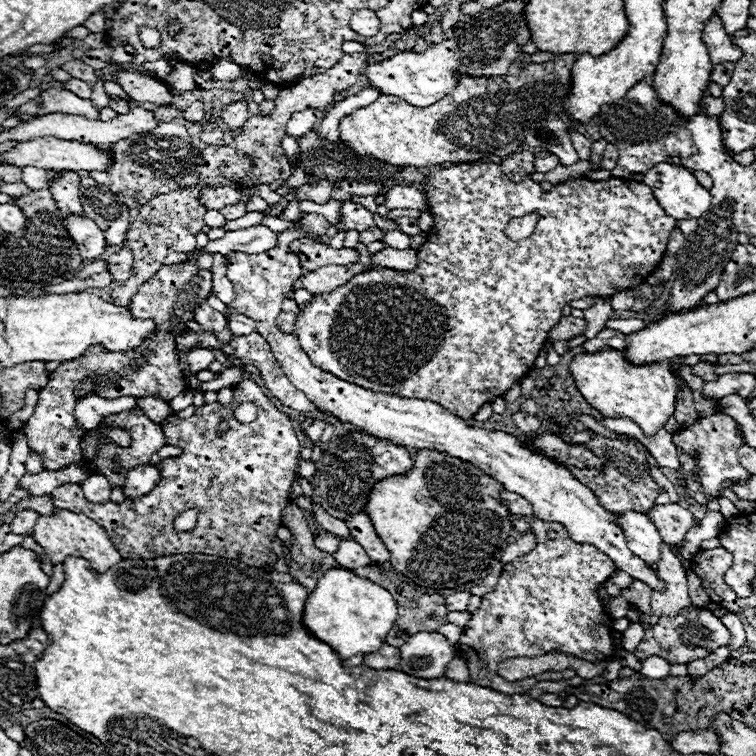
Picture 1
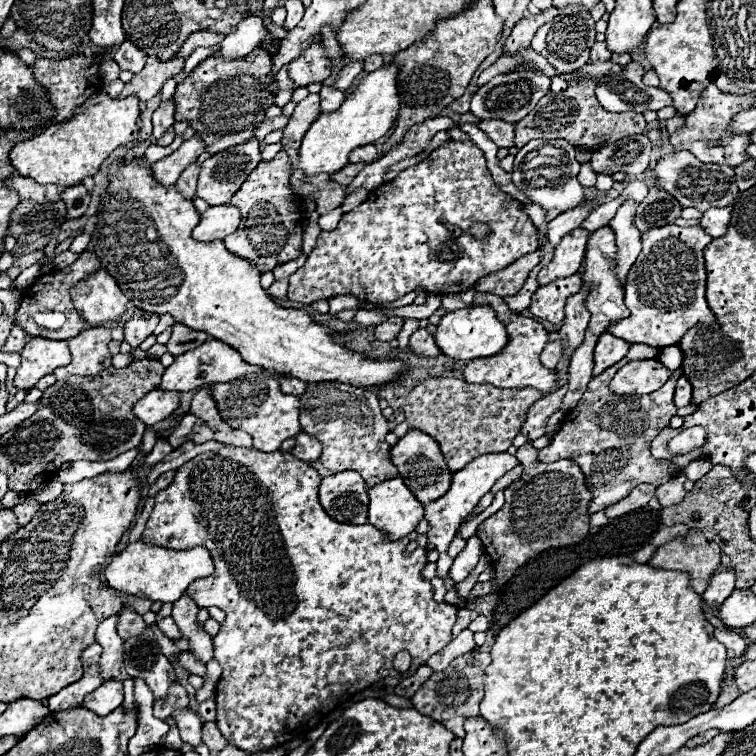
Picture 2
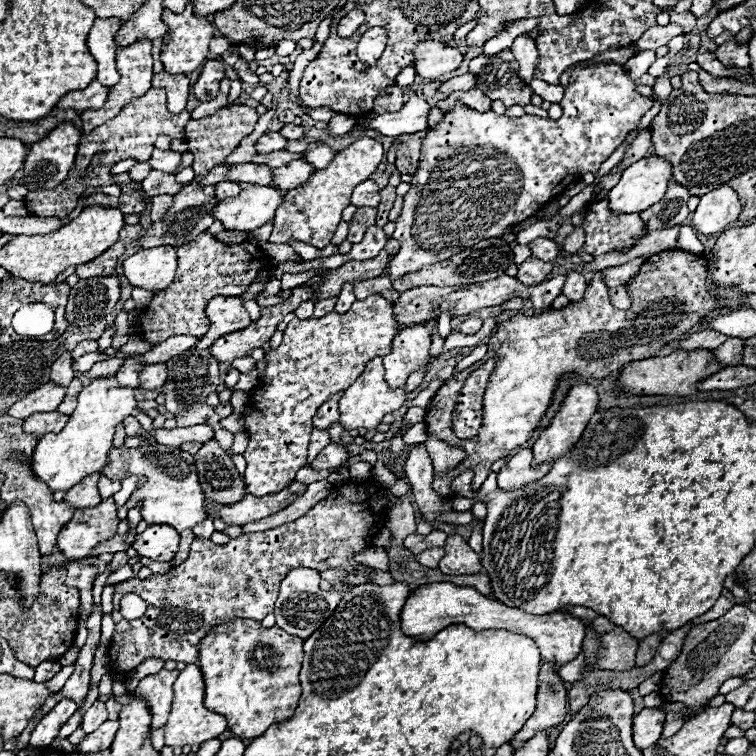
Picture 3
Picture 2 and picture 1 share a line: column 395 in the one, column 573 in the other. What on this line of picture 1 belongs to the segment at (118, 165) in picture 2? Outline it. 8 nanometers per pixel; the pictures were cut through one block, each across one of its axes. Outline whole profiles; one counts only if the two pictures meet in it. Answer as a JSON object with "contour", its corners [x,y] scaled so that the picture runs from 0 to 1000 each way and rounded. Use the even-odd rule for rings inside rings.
{"contour":[[[799,460],[791,466],[765,468],[754,479],[754,492],[765,519],[783,540],[804,553],[833,553],[852,569],[854,577],[865,577],[892,545],[894,503],[884,479],[841,484],[828,476],[825,466]]]}

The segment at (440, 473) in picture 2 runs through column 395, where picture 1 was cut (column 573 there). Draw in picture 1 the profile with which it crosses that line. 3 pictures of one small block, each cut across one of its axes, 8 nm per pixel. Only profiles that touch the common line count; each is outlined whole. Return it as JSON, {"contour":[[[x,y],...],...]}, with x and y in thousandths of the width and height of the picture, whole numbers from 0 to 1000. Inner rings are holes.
{"contour":[[[720,574],[714,579],[709,579],[704,585],[704,590],[720,601],[725,601],[725,606],[735,608],[738,614],[746,616],[796,616],[794,606],[788,606],[780,595],[775,595],[772,590],[759,590],[746,585],[741,577],[730,577],[730,574]]]}

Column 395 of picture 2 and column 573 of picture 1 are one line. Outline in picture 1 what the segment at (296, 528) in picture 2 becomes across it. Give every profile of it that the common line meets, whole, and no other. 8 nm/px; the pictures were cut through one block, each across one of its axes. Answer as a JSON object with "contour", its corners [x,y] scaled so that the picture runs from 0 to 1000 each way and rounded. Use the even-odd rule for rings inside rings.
{"contour":[[[712,685],[701,693],[701,701],[712,709],[712,722],[667,749],[653,783],[638,788],[635,804],[624,810],[622,823],[614,828],[614,841],[608,841],[608,868],[616,870],[622,902],[667,918],[698,915],[717,899],[759,897],[762,889],[725,886],[685,902],[672,902],[656,892],[656,881],[664,873],[683,868],[706,870],[741,860],[767,873],[791,876],[810,870],[815,860],[810,844],[812,817],[791,788],[794,775],[812,759],[815,749],[786,722],[762,720],[743,693]],[[725,704],[735,704],[738,709],[725,714]]]}

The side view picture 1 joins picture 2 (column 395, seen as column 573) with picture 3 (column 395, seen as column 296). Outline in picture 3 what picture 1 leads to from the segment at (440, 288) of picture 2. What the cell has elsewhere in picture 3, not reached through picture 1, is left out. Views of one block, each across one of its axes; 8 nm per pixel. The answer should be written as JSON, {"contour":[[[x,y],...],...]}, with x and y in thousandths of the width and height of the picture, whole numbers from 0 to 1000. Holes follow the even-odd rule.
{"contour":[[[487,392],[484,397],[471,397],[458,415],[431,415],[426,421],[389,421],[376,437],[376,450],[365,463],[352,468],[352,489],[344,495],[341,508],[333,513],[333,521],[320,542],[320,556],[328,574],[328,593],[323,606],[328,611],[323,624],[323,638],[328,653],[354,656],[368,653],[389,638],[392,624],[405,616],[405,595],[410,574],[415,569],[413,553],[418,542],[444,519],[458,516],[479,492],[481,484],[497,474],[511,471],[519,463],[519,452],[526,442],[526,426],[519,410],[519,402],[503,392]]]}

